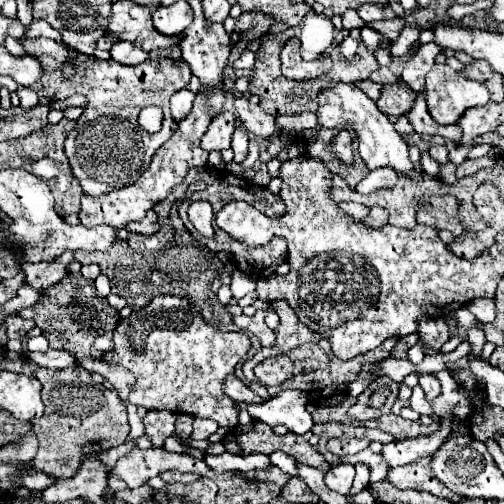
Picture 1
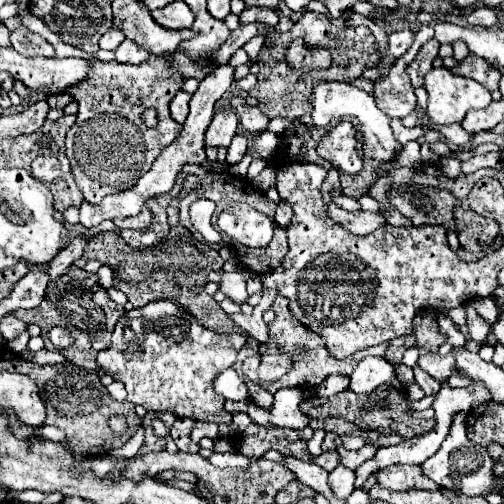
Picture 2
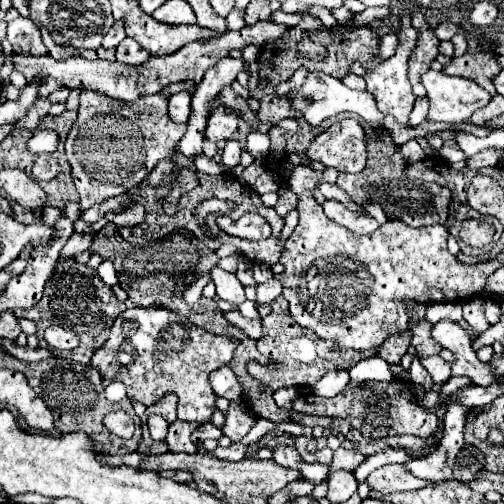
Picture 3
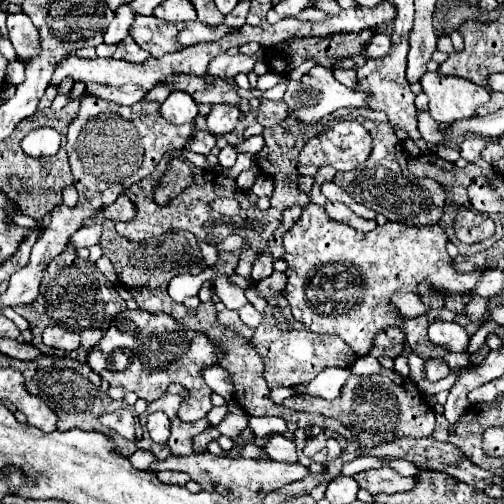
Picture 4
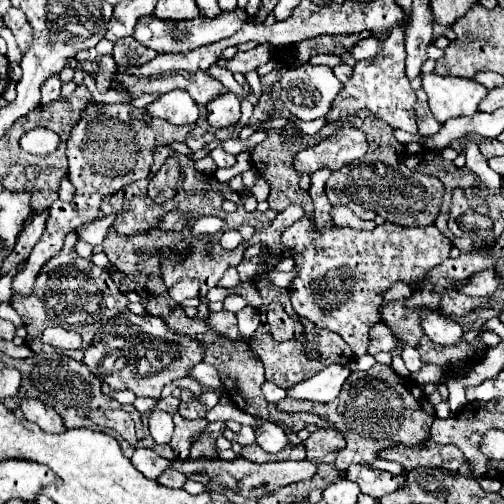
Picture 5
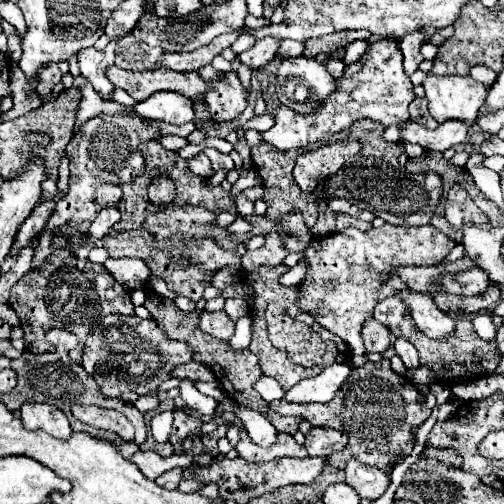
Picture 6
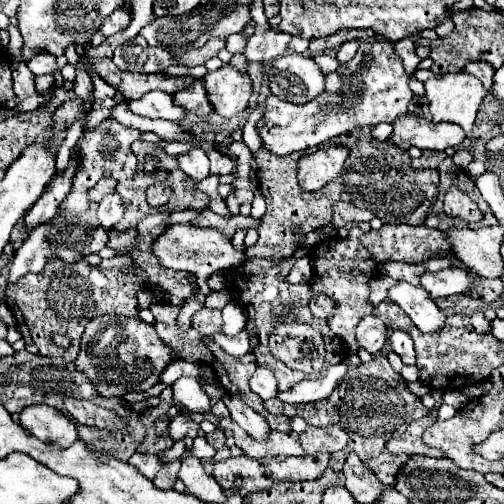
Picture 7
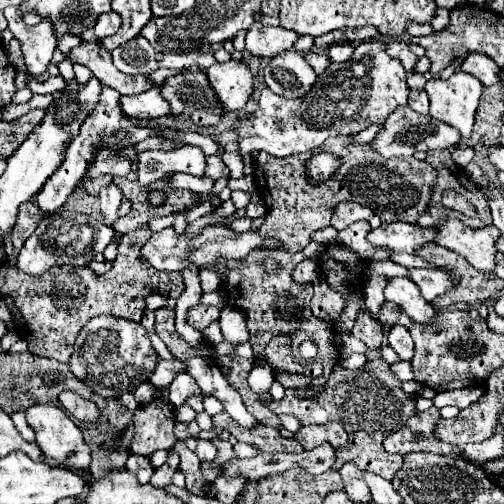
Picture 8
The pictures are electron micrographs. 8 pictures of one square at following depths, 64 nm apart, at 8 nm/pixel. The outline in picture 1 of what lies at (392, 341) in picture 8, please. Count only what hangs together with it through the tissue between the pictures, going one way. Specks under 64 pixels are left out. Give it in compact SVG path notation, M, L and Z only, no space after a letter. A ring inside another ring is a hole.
M420 374L418 380L420 380L420 386L426 392L428 400L432 400L432 398L436 398L440 394L440 382L438 382L436 376L432 376L432 374Z

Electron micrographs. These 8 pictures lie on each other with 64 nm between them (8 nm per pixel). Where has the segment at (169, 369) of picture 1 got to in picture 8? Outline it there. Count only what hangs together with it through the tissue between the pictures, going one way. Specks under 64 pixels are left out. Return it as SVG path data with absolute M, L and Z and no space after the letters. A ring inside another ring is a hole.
M104 316L104 328L98 332L88 332L88 328L84 328L84 334L76 338L76 350L70 356L68 366L72 368L72 374L78 380L84 380L84 384L88 384L88 388L92 388L98 396L120 398L146 382L148 374L154 372L156 358L158 356L152 350L142 324L116 316Z

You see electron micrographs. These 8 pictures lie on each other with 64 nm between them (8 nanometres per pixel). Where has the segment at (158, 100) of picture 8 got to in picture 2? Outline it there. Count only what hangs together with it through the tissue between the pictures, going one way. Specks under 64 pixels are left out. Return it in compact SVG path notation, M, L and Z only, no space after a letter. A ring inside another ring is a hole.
M178 92L172 102L170 102L170 112L172 112L172 118L178 122L178 124L184 124L186 116L188 116L188 102L190 102L190 94L188 92Z

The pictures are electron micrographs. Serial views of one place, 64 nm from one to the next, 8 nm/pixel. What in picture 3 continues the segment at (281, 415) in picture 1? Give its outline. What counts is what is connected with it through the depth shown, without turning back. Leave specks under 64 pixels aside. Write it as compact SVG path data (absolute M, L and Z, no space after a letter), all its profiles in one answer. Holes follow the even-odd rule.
M280 388L274 392L274 400L280 408L290 408L292 400L298 396L298 388Z

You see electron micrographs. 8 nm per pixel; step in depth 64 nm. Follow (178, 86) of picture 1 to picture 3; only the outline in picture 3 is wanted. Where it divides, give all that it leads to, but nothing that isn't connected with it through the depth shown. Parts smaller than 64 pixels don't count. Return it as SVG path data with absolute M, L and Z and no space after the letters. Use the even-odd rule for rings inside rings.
M20 16L12 22L8 22L8 36L6 38L12 44L14 52L18 52L22 56L34 56L34 50L36 50L36 56L48 54L44 42L42 42L42 36L38 32L38 26L30 18ZM92 90L80 92L80 110L78 118L72 124L68 138L66 138L66 156L72 166L72 180L80 194L80 212L84 208L92 208L112 196L120 196L140 184L154 168L158 160L170 156L176 150L176 144L182 140L186 132L186 124L174 124L166 112L166 98L162 94L152 94L144 98L136 98L134 102L120 102L106 96L100 96Z

